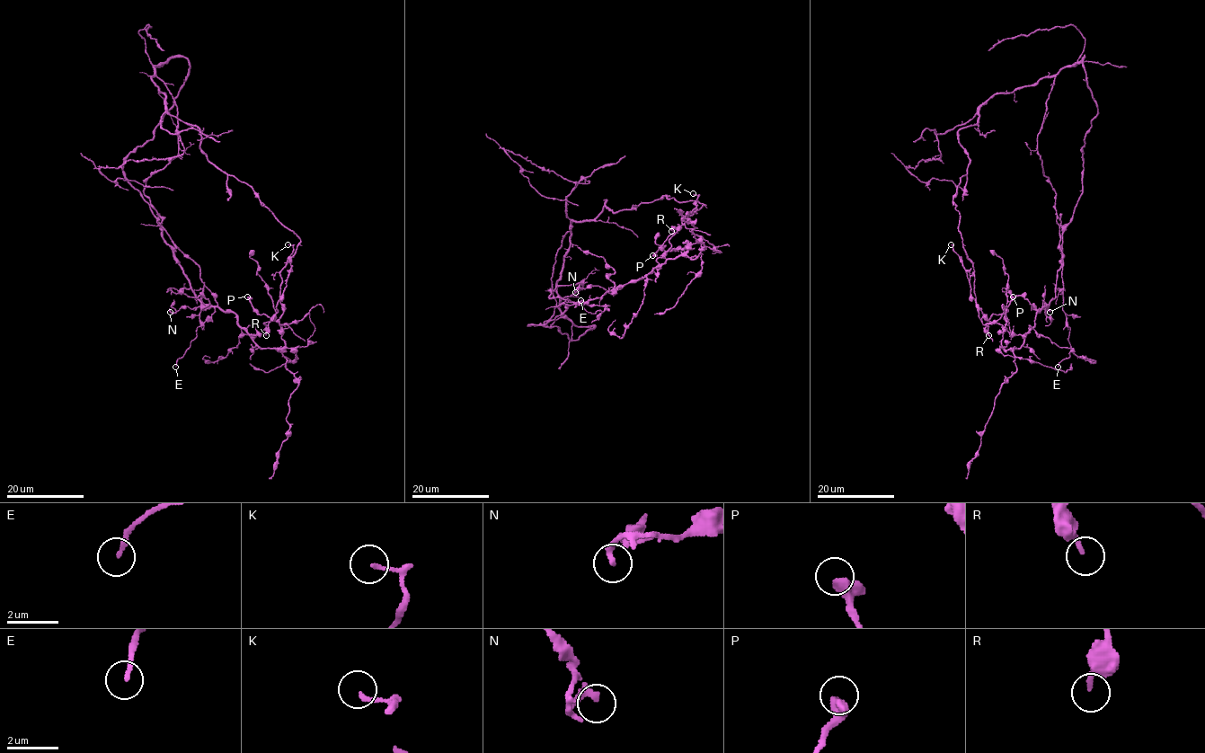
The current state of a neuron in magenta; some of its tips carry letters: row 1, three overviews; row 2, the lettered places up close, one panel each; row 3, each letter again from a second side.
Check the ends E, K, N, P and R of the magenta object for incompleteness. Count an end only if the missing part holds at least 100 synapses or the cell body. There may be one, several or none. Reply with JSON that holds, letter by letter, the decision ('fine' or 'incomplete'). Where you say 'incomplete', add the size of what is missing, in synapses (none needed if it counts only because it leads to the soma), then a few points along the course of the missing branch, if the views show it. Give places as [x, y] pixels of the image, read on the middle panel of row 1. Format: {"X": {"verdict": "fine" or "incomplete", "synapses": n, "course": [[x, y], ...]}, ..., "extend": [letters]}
{"E": {"verdict": "fine"}, "K": {"verdict": "fine"}, "N": {"verdict": "fine"}, "P": {"verdict": "fine"}, "R": {"verdict": "fine"}, "extend": []}

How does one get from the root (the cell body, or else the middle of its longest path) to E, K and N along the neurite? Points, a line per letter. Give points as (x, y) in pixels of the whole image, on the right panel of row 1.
E: (958, 187), (952, 202), (973, 265), (976, 305), (990, 321), (1024, 334), (1063, 289), (1071, 351), (1058, 367)
K: (958, 187), (952, 202), (960, 215), (963, 249), (973, 265), (975, 299), (962, 261), (951, 244)
N: (958, 187), (952, 202), (973, 265), (977, 306), (1014, 334), (1024, 334), (1043, 306), (1049, 312)

